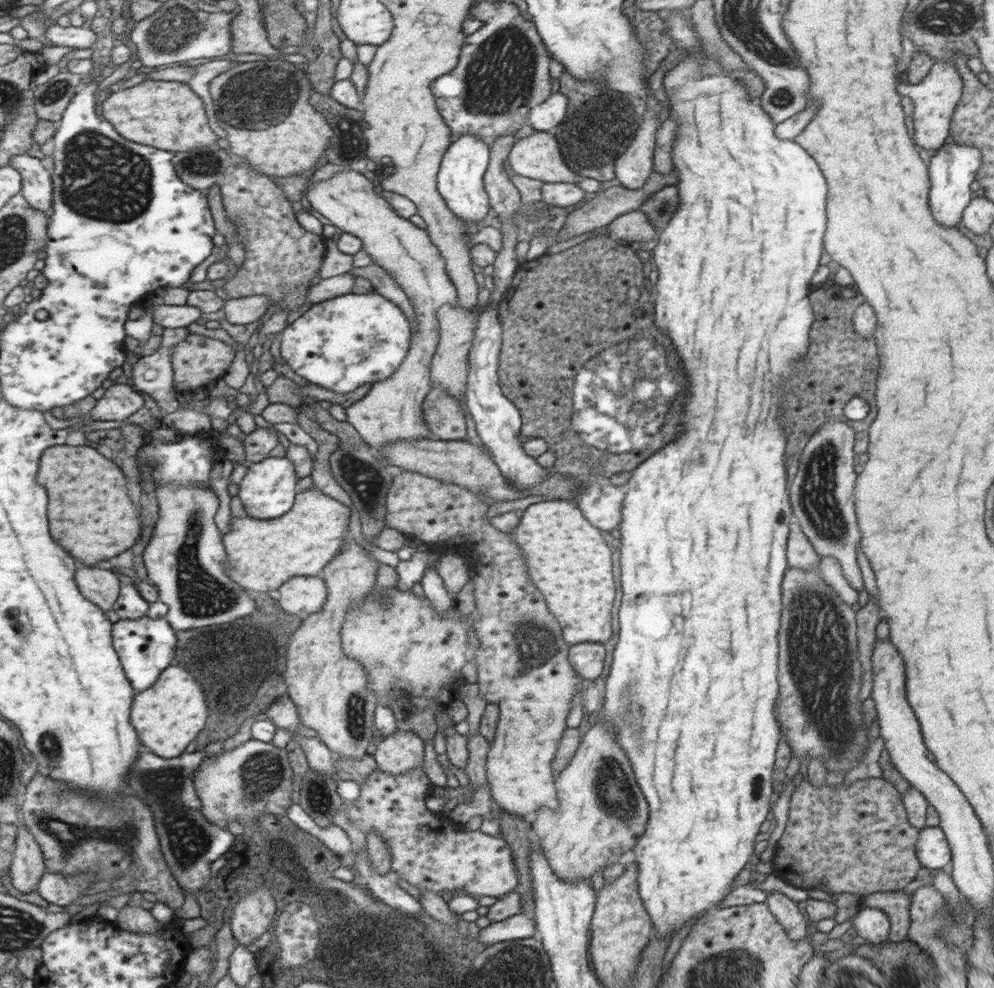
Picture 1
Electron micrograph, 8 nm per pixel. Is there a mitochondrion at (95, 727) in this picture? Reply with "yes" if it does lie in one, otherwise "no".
no

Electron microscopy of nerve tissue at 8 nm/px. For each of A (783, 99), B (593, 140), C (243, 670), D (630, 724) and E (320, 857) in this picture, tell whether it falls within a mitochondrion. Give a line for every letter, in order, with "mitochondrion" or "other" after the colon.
A: mitochondrion
B: mitochondrion
C: mitochondrion
D: mitochondrion
E: other

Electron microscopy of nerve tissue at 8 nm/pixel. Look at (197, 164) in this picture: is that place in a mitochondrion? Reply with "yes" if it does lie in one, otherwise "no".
yes

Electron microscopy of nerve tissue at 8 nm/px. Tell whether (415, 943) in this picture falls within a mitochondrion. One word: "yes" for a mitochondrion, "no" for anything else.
yes

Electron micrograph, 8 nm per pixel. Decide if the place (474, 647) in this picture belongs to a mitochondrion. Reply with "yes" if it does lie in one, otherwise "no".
no

